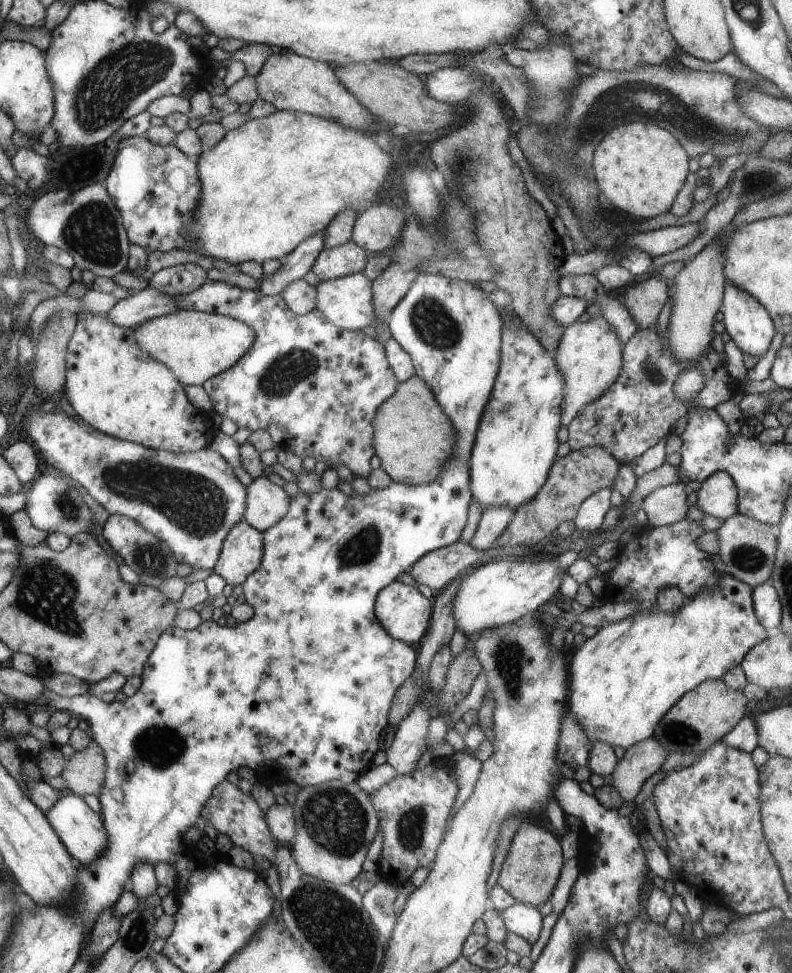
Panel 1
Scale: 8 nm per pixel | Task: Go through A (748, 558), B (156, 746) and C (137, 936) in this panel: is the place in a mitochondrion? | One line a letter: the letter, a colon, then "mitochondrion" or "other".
A: mitochondrion
B: mitochondrion
C: mitochondrion

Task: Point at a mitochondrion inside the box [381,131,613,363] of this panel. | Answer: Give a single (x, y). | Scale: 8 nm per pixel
(433, 324)

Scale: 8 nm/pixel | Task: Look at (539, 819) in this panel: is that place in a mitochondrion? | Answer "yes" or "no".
no

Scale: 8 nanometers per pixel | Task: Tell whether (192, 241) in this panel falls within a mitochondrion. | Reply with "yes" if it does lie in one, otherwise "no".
no

